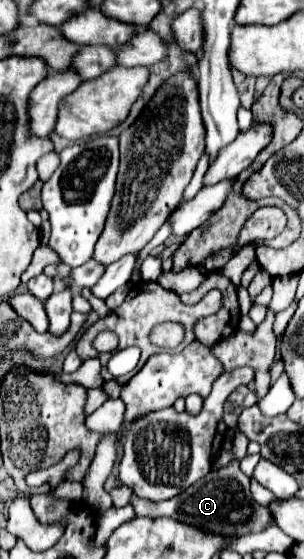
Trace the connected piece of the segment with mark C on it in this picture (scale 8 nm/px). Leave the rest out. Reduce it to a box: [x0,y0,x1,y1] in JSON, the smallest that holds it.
[130,460,272,538]

